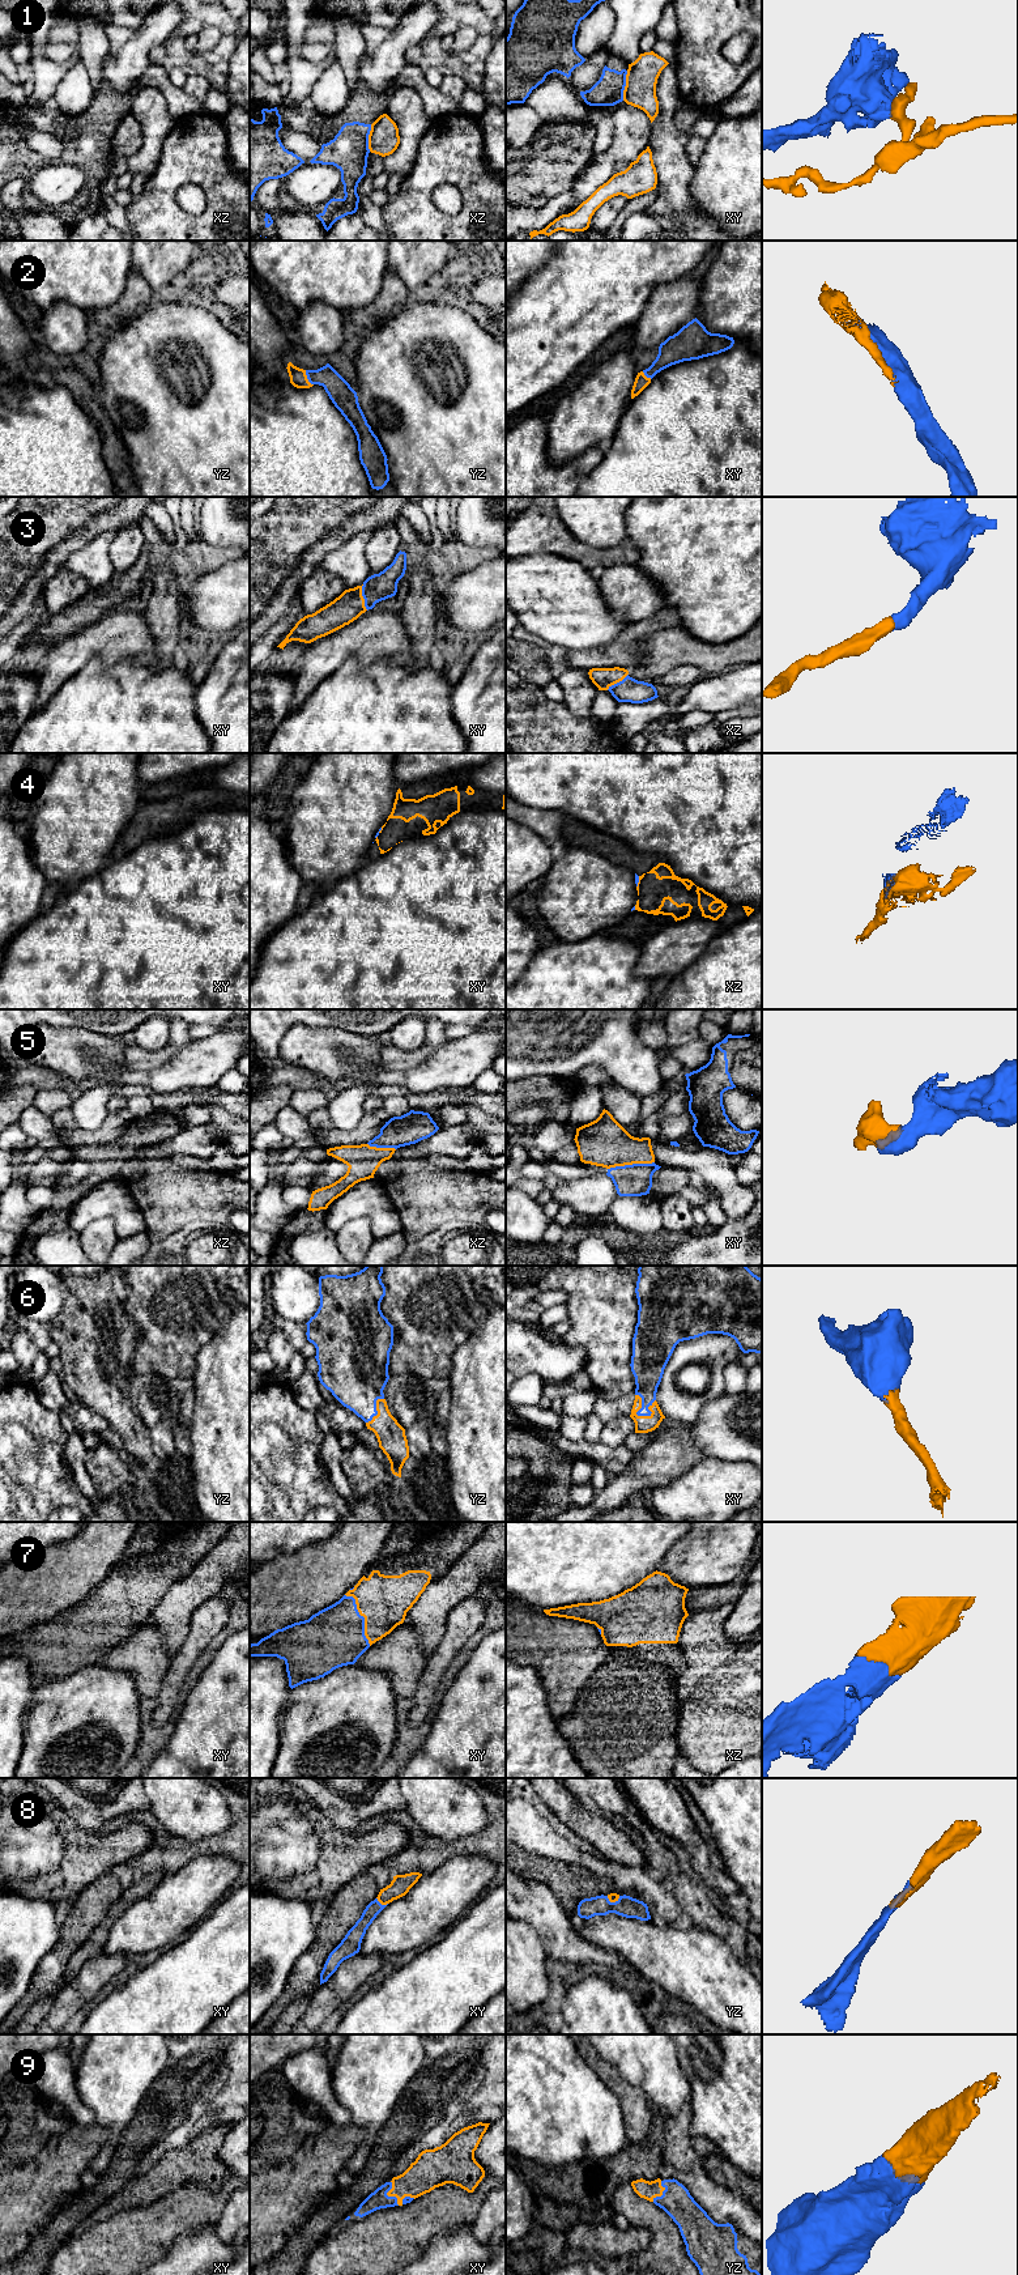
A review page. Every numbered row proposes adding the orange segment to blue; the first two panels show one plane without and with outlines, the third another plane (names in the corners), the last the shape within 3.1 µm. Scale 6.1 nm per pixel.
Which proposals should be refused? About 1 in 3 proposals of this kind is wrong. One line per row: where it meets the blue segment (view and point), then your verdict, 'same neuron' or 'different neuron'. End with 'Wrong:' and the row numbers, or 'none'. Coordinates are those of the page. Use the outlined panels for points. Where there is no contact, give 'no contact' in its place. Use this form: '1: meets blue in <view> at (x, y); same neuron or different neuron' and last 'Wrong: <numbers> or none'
1: meets blue in xy at (625, 85); different neuron
2: meets blue in yz at (307, 378); same neuron
3: meets blue in xy at (363, 598); same neuron
4: meets blue in xz at (638, 881); different neuron
5: meets blue in xy at (630, 1165); same neuron
6: meets blue in xy at (639, 1410); same neuron
7: meets blue in xy at (363, 1617); same neuron
8: meets blue in xy at (380, 1904); same neuron
9: meets blue in xy at (387, 2195); same neuron
Wrong: 1, 4

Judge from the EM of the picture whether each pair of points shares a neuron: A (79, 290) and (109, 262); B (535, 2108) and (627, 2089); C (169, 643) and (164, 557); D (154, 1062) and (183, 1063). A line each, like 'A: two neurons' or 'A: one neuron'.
A: one neuron
B: two neurons
C: one neuron
D: two neurons

